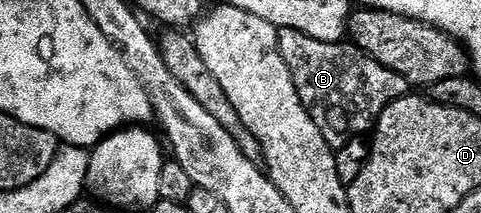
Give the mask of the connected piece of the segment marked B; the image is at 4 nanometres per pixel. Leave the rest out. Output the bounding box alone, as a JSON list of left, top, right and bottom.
[278,29,412,137]

